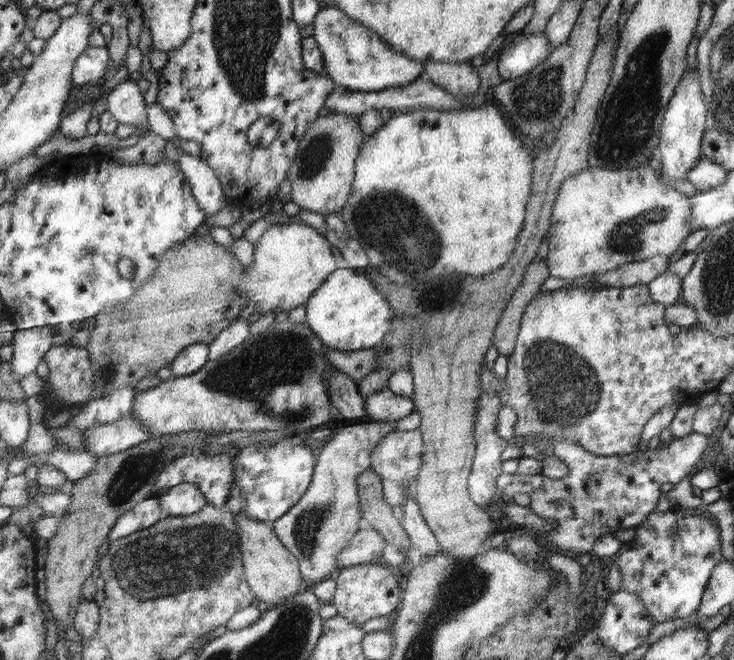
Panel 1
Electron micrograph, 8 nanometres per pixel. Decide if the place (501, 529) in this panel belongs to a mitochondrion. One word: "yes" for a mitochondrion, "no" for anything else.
no

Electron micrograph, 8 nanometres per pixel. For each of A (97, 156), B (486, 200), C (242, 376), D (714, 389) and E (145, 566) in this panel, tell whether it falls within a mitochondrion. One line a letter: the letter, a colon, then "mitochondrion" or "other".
A: other
B: other
C: mitochondrion
D: other
E: mitochondrion

